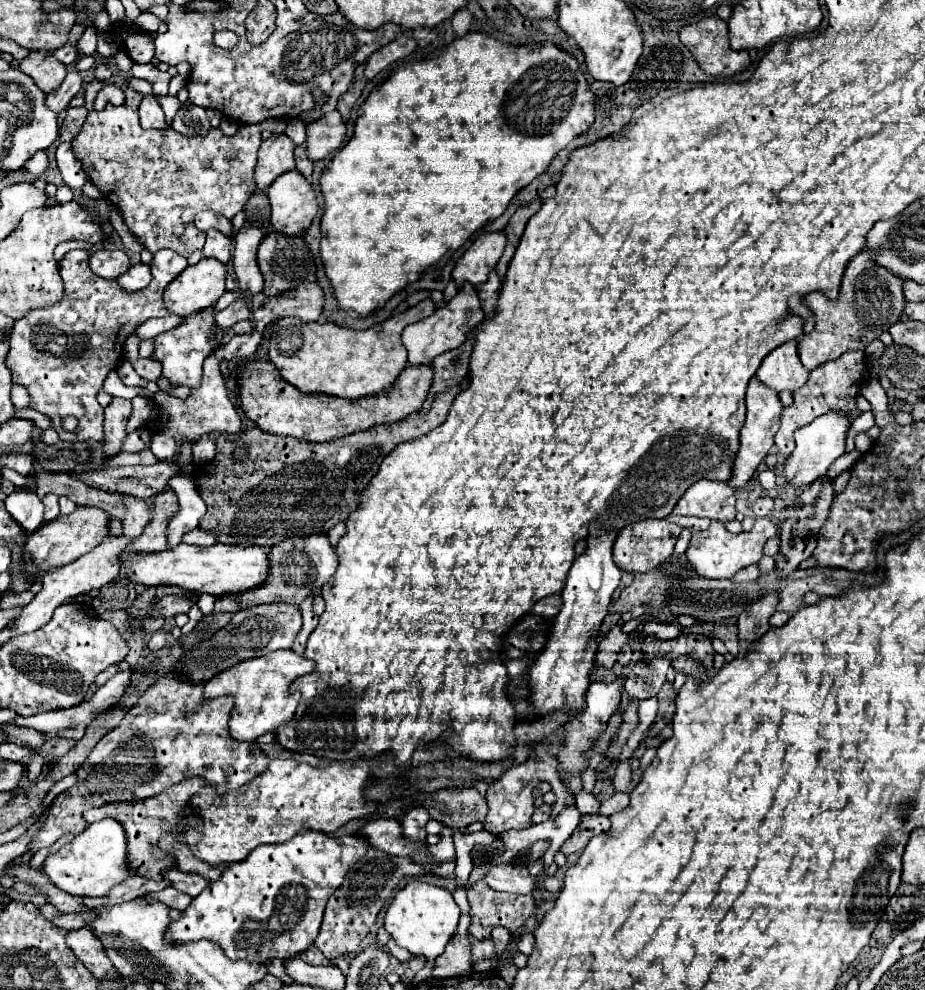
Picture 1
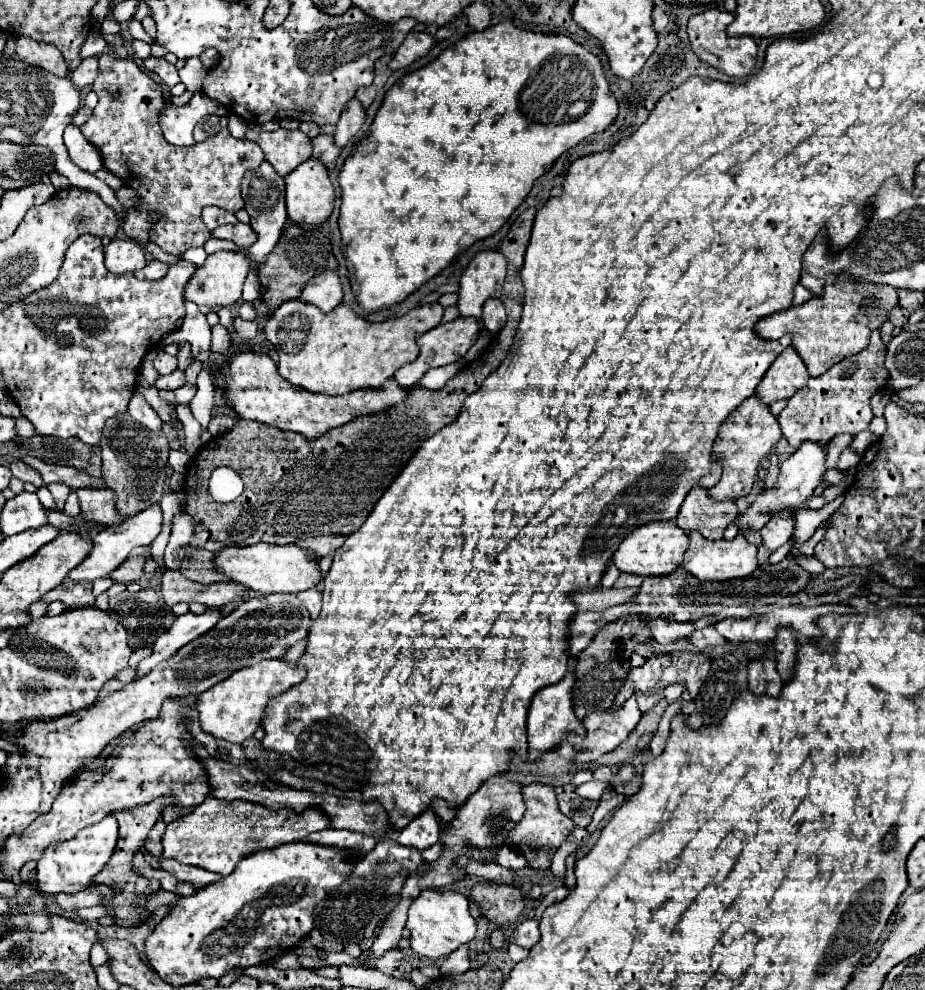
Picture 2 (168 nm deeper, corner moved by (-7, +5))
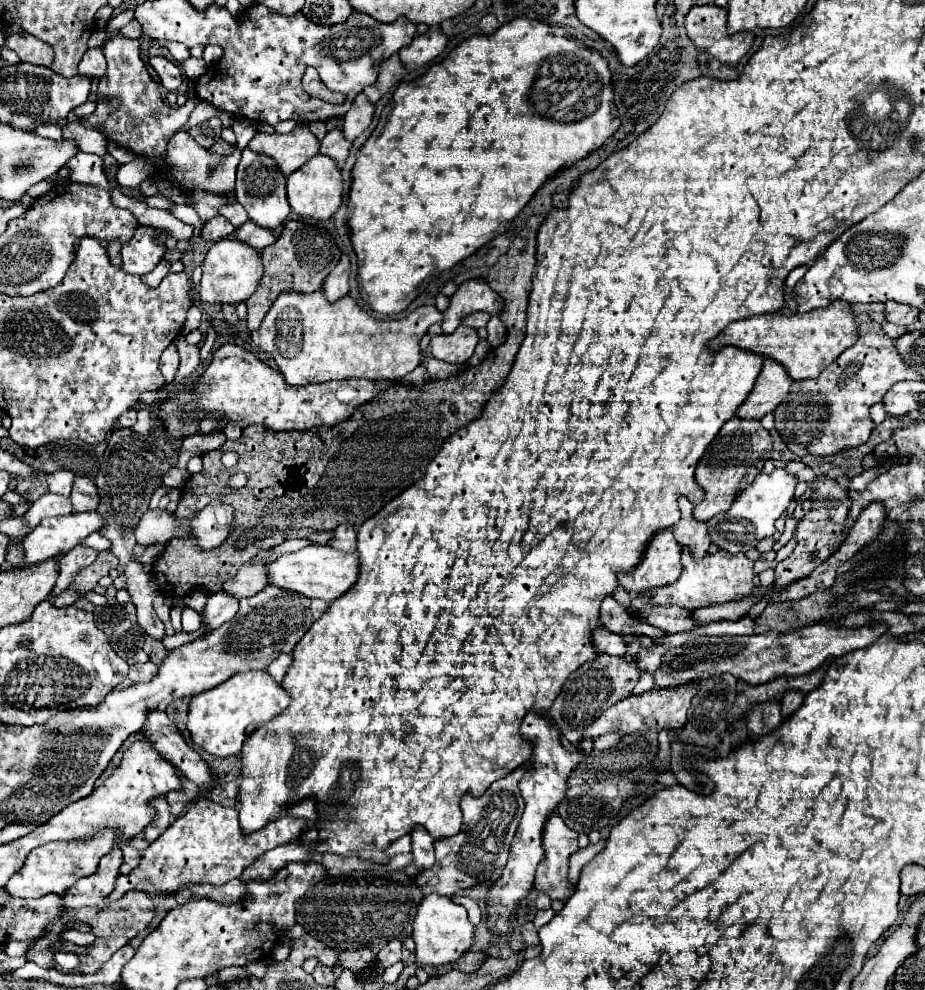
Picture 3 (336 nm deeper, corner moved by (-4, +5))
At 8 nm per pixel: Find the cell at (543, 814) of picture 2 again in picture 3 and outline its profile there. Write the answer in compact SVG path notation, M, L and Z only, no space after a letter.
M556 813L546 821L544 851L544 861L536 871L536 889L546 891L550 899L566 901L574 893L574 885L568 879L568 861L578 851L578 833L566 827Z

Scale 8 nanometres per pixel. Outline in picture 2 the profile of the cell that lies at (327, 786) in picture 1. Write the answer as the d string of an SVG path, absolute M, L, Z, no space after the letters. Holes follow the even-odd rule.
M207 797L207 801L193 807L191 813L181 815L167 825L167 831L163 835L163 857L175 857L181 863L229 875L245 855L251 855L259 849L277 847L281 843L301 841L315 831L329 829L329 825L331 819L319 807L309 807L303 813L295 813L287 807L273 811L259 803L243 799L225 801ZM261 811L267 813L261 815Z

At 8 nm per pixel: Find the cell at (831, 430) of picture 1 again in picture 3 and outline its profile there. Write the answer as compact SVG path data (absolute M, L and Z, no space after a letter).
M776 467L774 473L766 475L760 473L754 483L750 483L746 489L742 489L732 507L708 521L708 535L718 549L724 549L728 553L738 553L738 551L748 551L750 543L758 543L766 537L774 535L774 523L776 519L788 509L792 495L796 487L796 477L788 475L784 467Z

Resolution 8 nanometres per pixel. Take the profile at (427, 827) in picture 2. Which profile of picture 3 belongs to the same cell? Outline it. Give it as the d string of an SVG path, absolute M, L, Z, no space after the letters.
M416 827L412 831L412 863L408 867L404 867L402 871L408 877L418 877L422 871L430 869L434 865L434 839L430 837L430 833L426 829Z

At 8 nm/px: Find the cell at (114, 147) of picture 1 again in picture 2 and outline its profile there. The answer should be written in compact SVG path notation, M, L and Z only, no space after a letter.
M111 53L99 55L99 75L93 83L93 91L99 95L99 103L93 109L93 117L81 127L81 133L97 147L97 151L103 157L103 167L117 175L125 187L131 187L139 195L137 211L151 211L157 213L157 221L153 221L149 229L149 241L159 245L165 253L181 255L189 247L203 247L205 241L211 237L211 231L201 221L201 207L215 205L223 207L227 211L239 211L243 209L243 197L241 197L241 179L247 171L257 169L265 161L263 149L255 141L249 139L235 139L229 129L221 129L215 137L209 137L207 141L195 143L191 147L177 147L165 141L159 123L157 113L161 109L163 91L159 91L159 83L151 81L131 57L117 59Z

